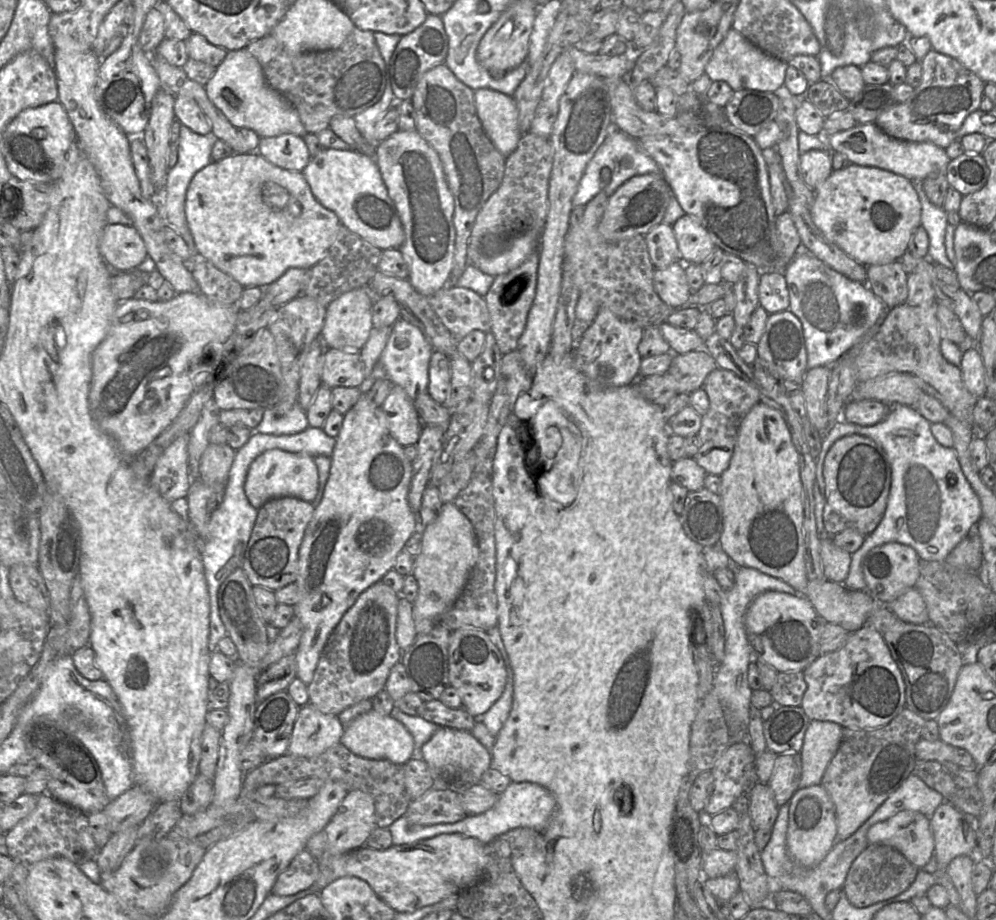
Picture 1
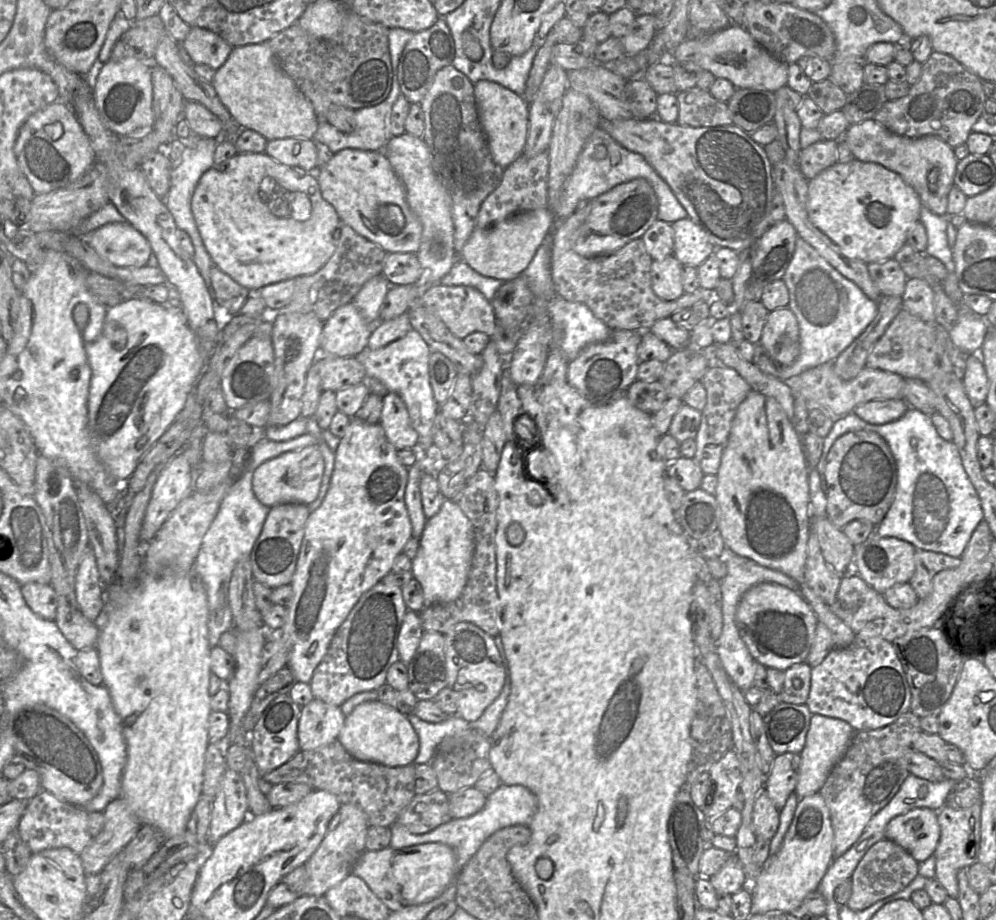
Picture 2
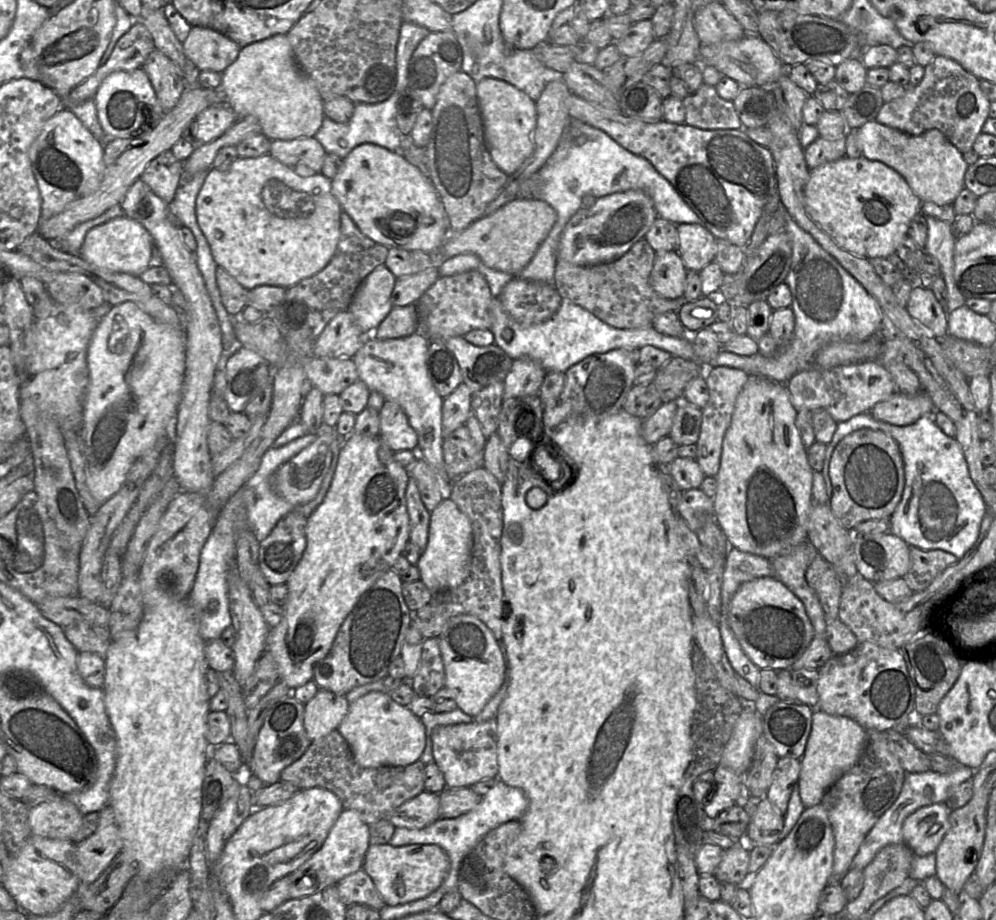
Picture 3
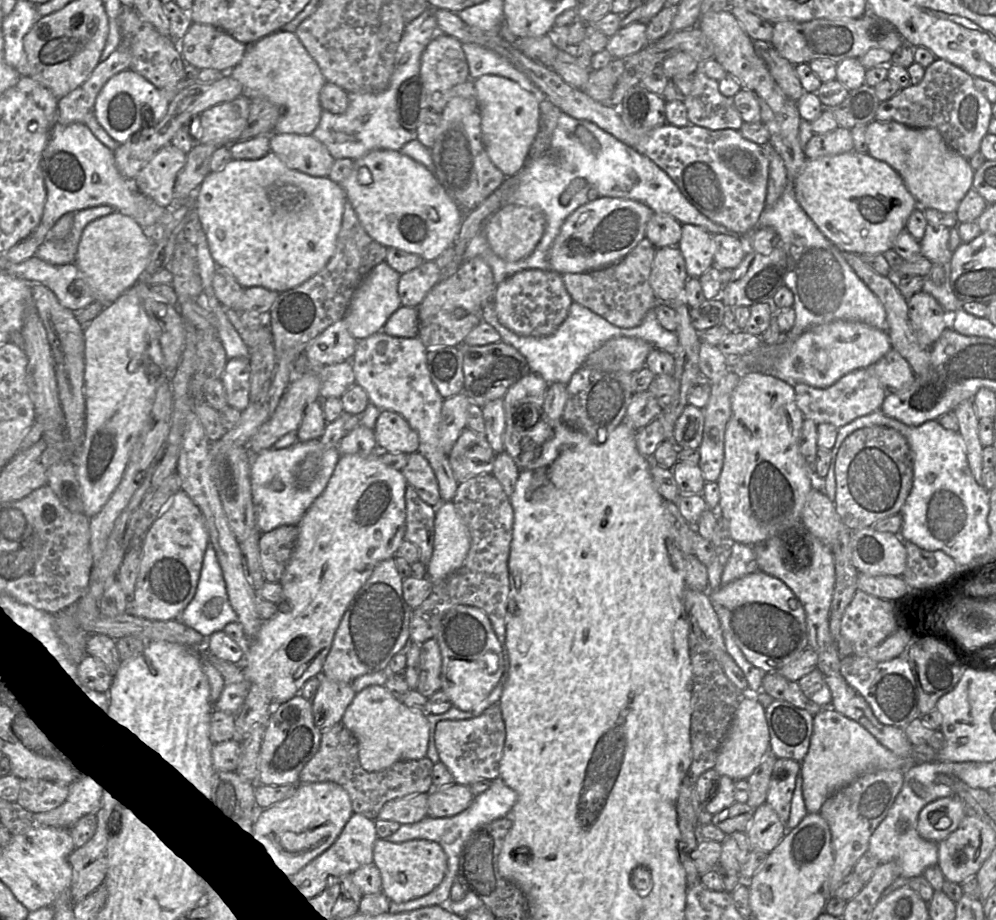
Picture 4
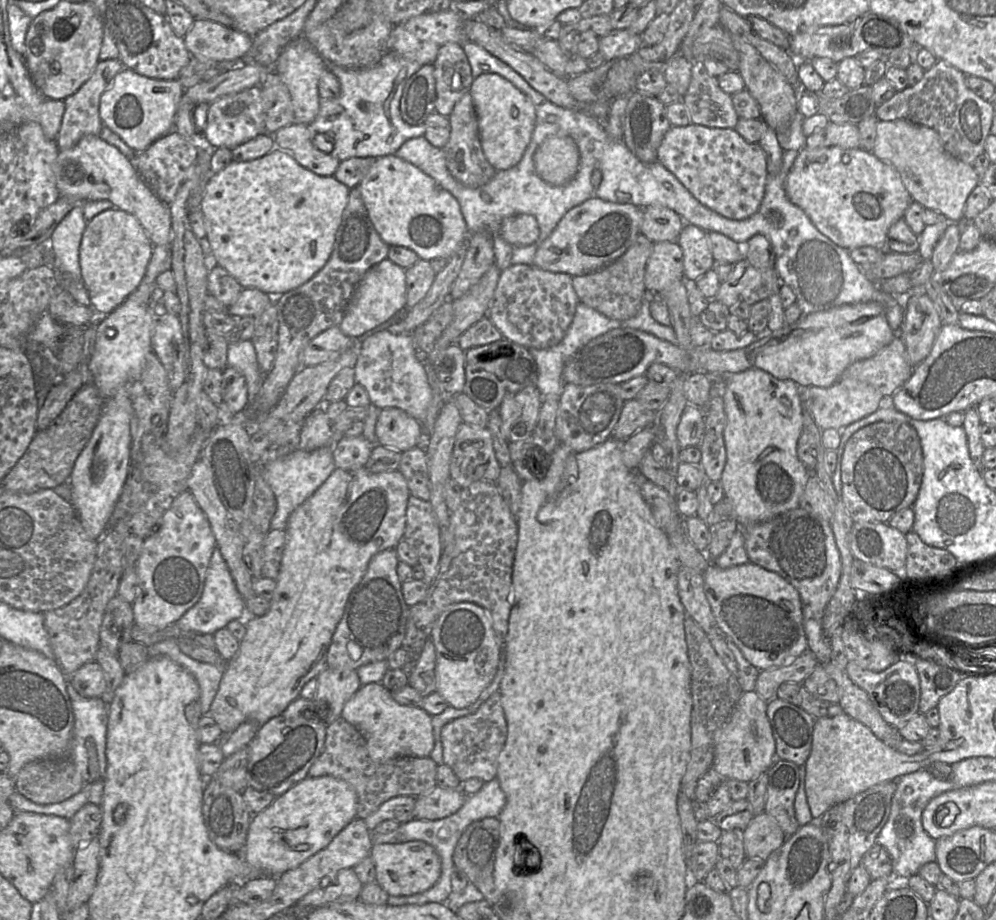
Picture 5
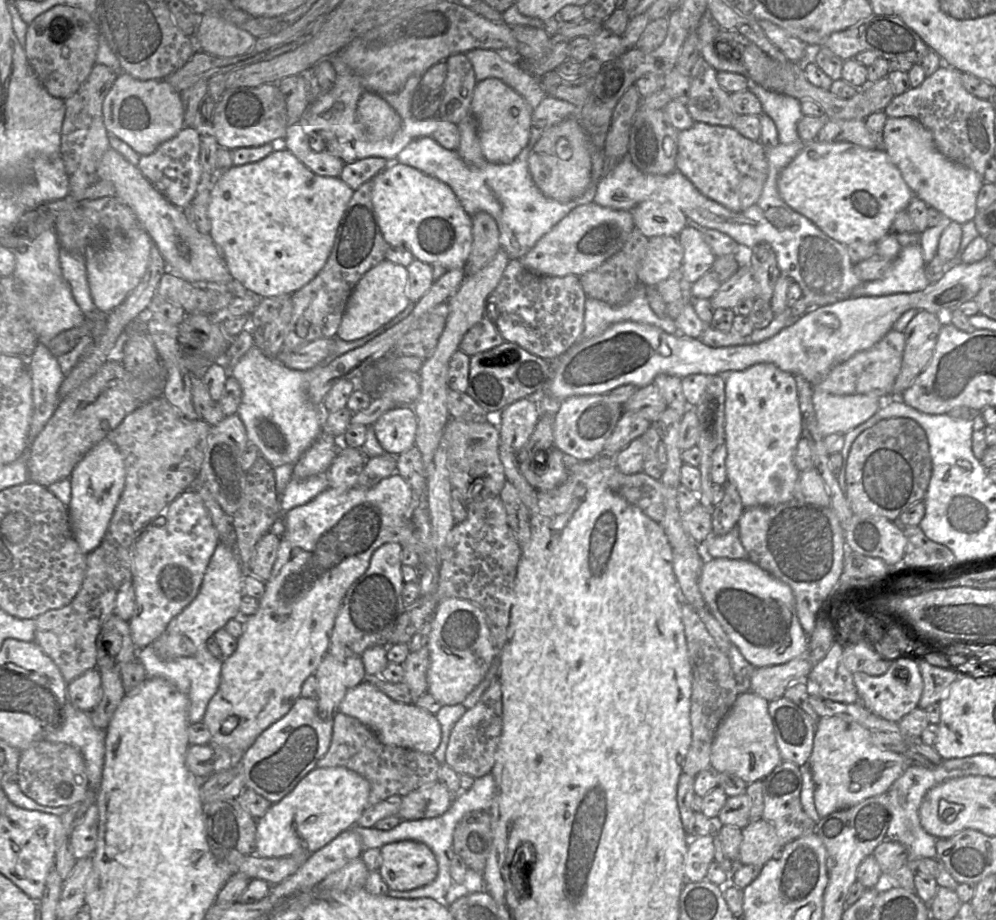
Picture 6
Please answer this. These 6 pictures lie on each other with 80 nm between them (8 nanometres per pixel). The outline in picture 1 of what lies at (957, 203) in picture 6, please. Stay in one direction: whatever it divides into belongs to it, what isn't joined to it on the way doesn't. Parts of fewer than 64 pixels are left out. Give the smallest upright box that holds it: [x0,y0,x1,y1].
[826,122,950,180]

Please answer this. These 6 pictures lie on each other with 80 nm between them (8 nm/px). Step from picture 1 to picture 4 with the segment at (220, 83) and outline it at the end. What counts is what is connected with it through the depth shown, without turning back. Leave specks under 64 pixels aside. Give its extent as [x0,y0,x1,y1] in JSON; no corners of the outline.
[226,30,326,134]

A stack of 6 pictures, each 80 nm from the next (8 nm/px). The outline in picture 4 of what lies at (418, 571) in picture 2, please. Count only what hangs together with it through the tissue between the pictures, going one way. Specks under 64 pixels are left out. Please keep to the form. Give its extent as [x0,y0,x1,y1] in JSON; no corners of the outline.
[426,501,470,582]

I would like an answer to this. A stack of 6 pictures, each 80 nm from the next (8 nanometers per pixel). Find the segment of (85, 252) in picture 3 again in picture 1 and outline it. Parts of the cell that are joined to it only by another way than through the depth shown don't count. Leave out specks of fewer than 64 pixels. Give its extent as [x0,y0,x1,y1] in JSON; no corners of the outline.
[99,225,148,272]

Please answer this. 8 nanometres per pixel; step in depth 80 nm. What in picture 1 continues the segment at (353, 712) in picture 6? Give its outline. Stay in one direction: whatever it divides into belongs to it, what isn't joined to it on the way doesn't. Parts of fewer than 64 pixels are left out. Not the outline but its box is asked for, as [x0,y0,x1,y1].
[341,710,414,765]

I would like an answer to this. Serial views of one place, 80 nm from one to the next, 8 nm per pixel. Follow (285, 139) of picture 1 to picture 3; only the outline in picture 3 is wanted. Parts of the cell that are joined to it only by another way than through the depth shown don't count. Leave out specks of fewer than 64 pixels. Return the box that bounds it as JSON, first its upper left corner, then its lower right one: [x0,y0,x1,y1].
[269,137,326,176]

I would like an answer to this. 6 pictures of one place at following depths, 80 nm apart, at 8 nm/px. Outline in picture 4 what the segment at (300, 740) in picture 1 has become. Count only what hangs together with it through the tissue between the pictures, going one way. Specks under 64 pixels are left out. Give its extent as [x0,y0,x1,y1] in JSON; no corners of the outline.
[311,678,356,730]

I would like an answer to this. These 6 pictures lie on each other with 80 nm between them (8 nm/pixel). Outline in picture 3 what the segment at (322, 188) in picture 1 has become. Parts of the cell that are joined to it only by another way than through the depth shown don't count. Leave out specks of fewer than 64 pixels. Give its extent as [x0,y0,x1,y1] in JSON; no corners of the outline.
[331,143,449,254]

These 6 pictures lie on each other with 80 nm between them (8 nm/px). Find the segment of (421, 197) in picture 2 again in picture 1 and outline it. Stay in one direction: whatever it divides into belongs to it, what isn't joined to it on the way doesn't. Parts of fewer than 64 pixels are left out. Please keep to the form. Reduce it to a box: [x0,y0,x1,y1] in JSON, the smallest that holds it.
[375,129,454,297]

